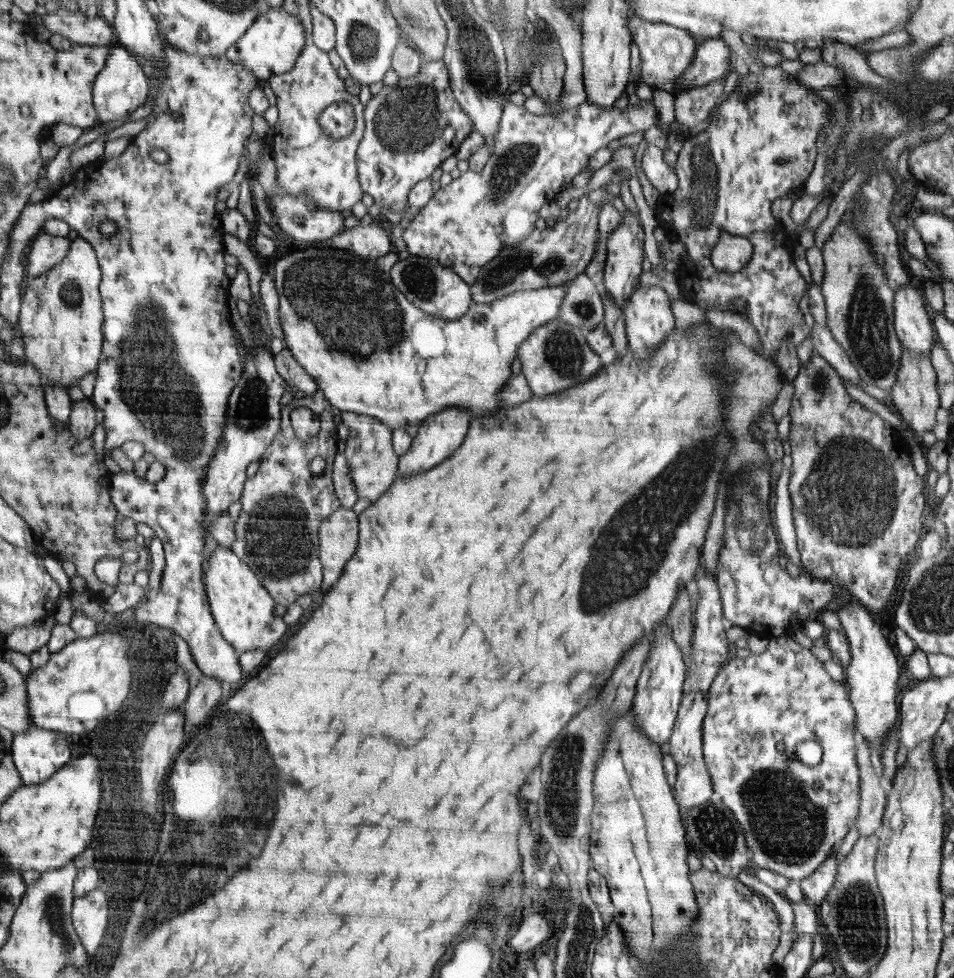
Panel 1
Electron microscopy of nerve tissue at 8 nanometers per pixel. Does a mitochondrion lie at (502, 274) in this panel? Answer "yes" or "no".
yes

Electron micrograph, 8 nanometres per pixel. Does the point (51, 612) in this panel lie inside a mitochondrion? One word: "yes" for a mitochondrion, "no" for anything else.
no

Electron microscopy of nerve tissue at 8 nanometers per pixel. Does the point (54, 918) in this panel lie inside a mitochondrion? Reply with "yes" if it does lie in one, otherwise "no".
yes

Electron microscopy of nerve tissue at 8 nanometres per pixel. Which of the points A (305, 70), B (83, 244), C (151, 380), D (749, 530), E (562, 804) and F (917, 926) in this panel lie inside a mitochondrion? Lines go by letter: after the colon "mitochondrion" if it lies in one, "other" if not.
A: other
B: other
C: mitochondrion
D: mitochondrion
E: mitochondrion
F: other

